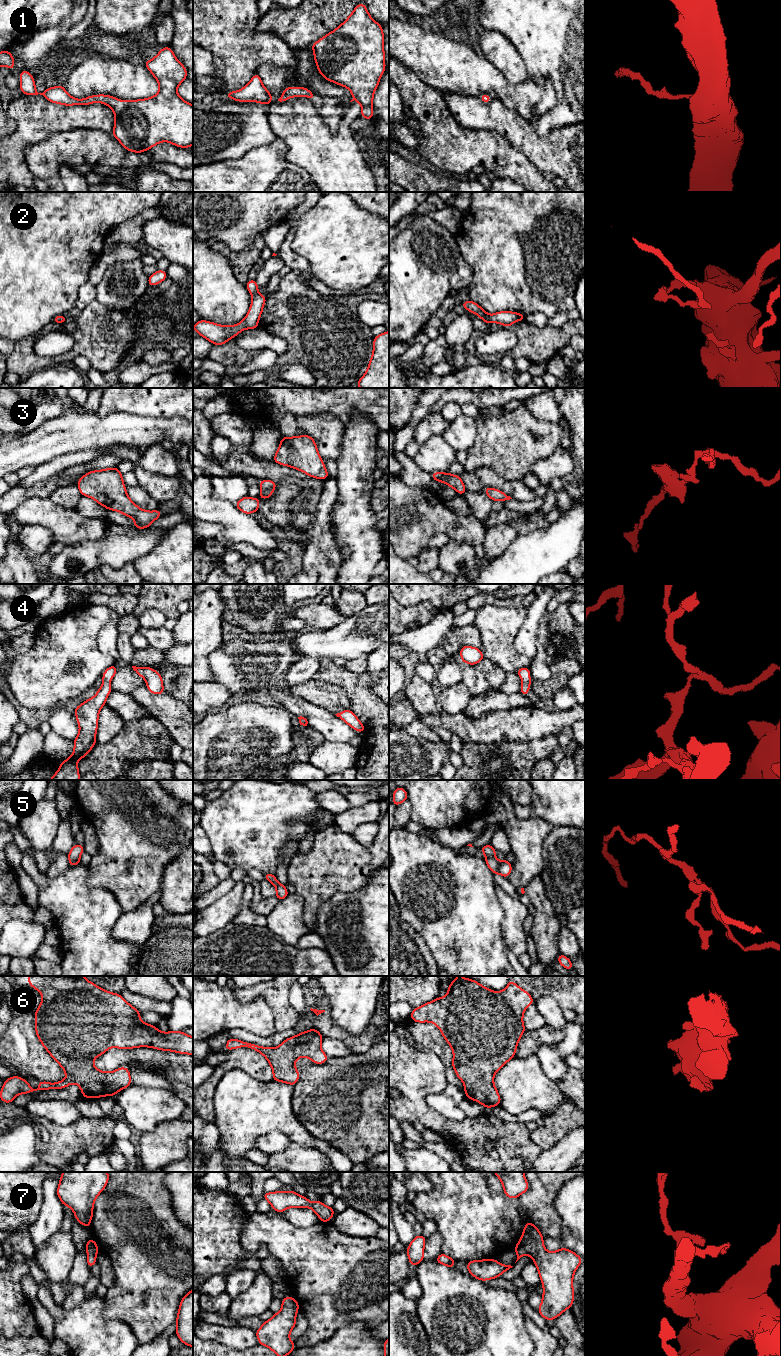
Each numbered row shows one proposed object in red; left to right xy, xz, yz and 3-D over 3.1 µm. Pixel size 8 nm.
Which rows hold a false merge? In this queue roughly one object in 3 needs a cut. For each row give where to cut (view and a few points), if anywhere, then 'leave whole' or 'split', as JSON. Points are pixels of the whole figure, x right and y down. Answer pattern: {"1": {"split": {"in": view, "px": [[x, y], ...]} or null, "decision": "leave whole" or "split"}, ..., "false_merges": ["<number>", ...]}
{"1": {"split": null, "decision": "leave whole"}, "2": {"split": null, "decision": "leave whole"}, "3": {"split": null, "decision": "leave whole"}, "4": {"split": null, "decision": "leave whole"}, "5": {"split": null, "decision": "leave whole"}, "6": {"split": null, "decision": "leave whole"}, "7": {"split": null, "decision": "leave whole"}, "false_merges": []}

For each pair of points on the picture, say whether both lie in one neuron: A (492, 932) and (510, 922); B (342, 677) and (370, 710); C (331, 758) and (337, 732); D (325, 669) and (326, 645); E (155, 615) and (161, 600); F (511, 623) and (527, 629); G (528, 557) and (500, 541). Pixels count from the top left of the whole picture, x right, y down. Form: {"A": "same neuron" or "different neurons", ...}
{"A": "different neurons", "B": "same neuron", "C": "different neurons", "D": "different neurons", "E": "different neurons", "F": "different neurons", "G": "different neurons"}

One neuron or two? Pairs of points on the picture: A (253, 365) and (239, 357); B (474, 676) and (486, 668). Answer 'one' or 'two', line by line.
A: two
B: two

